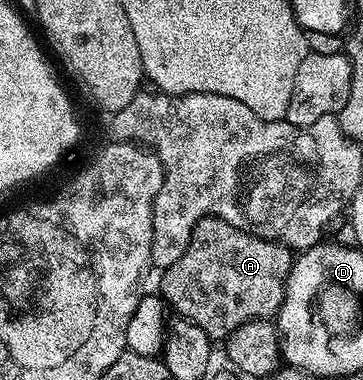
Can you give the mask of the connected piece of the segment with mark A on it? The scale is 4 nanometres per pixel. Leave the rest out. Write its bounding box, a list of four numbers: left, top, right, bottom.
[159,217,294,341]

